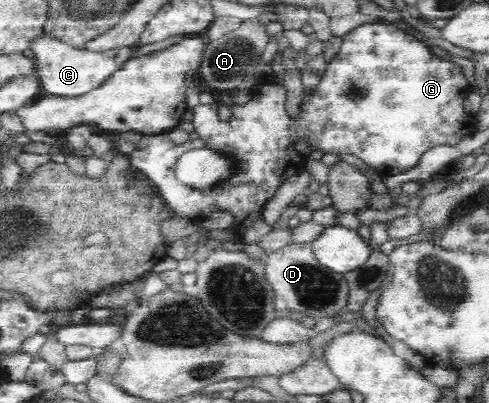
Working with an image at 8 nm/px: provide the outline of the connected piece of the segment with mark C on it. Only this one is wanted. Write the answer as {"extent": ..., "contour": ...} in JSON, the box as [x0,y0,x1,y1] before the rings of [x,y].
{"extent":[28,31,134,97],"contour":[[[44,31],[30,38],[28,49],[34,53],[34,72],[43,95],[54,97],[80,97],[100,87],[121,65],[130,59],[134,46],[93,52],[85,47],[75,47]]]}

